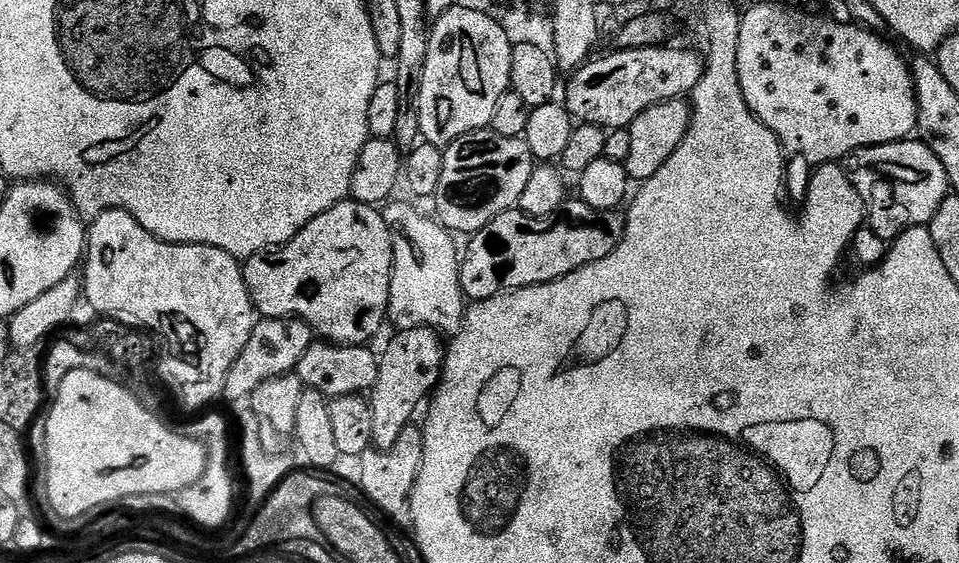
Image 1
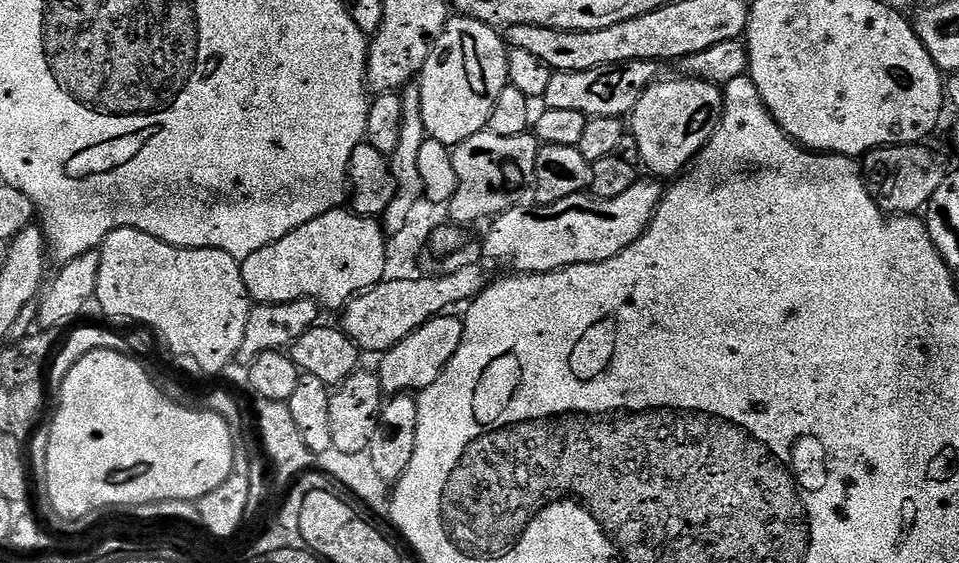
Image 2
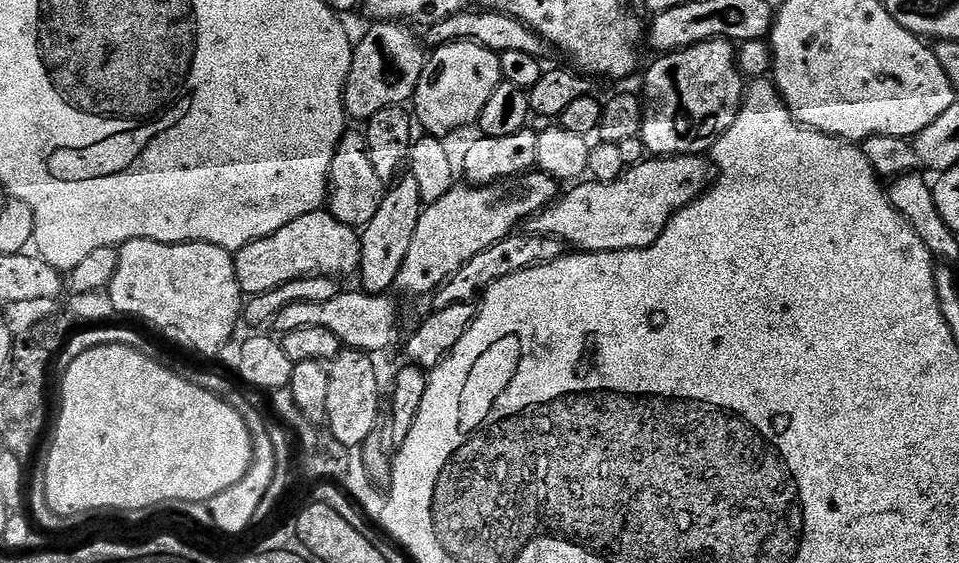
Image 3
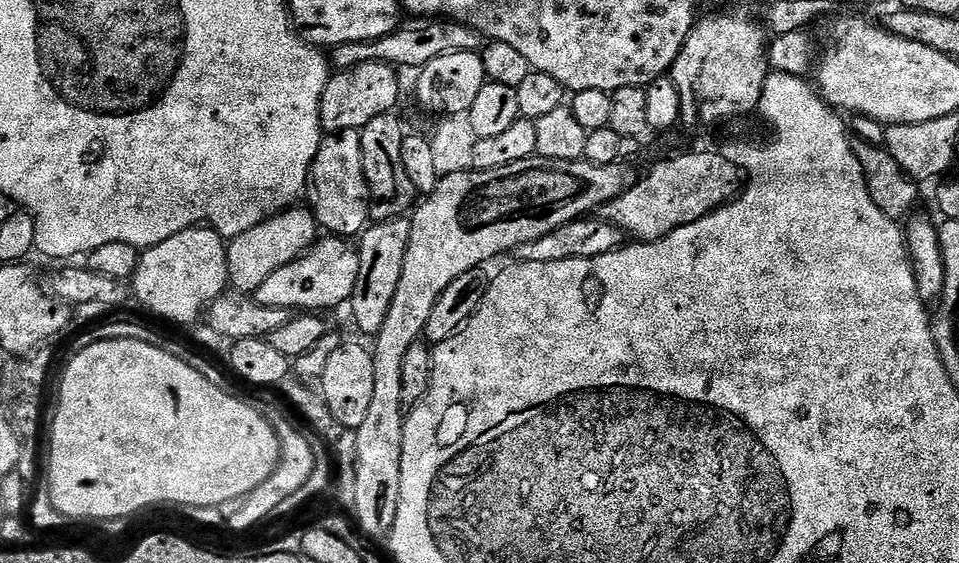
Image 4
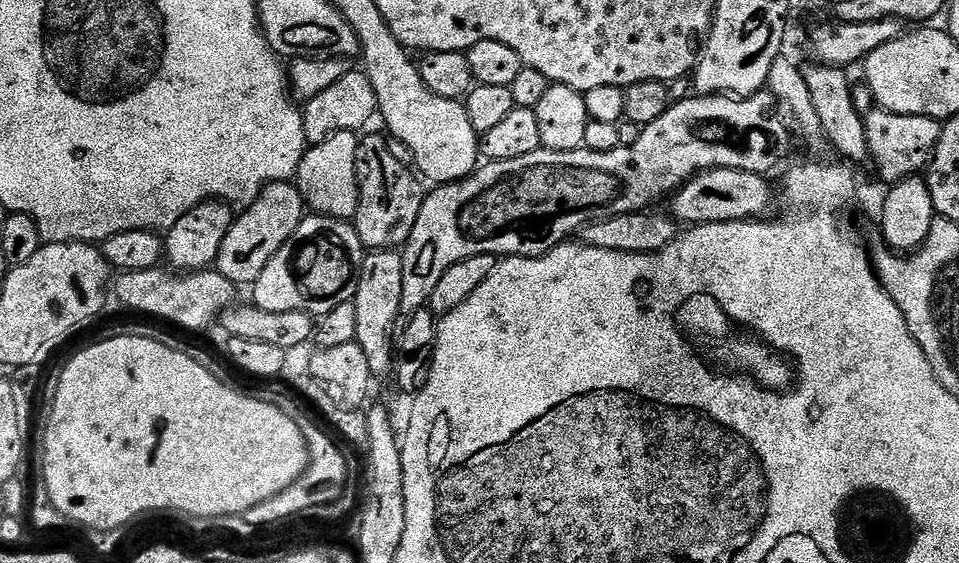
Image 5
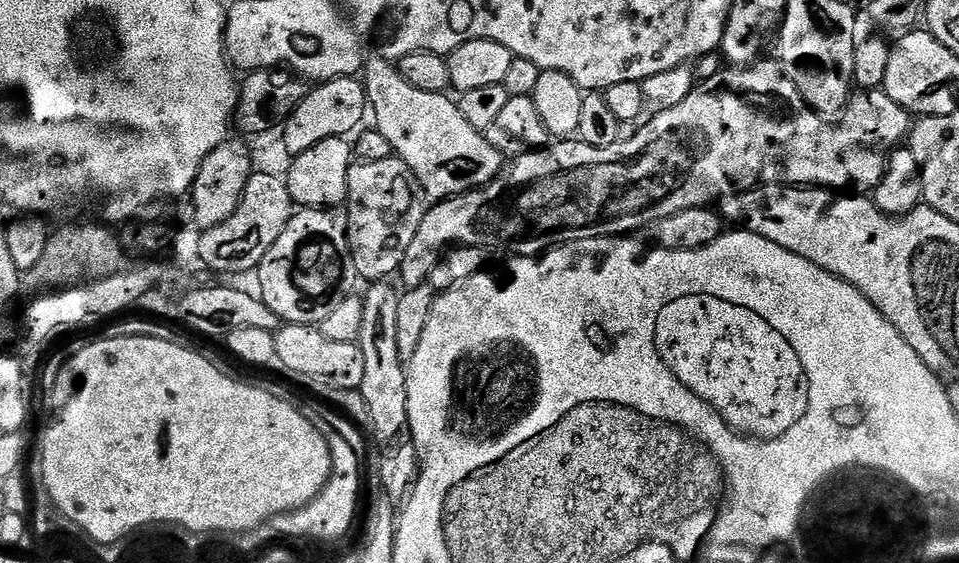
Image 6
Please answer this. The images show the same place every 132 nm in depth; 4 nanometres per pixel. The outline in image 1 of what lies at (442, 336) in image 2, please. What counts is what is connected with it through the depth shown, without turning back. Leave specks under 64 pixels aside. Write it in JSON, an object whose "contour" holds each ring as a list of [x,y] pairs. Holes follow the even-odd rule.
{"contour":[[[415,328],[405,332],[397,331],[388,349],[379,353],[378,382],[370,393],[374,427],[372,448],[388,452],[398,442],[402,430],[413,423],[416,411],[433,395],[442,379],[446,344],[441,333],[434,328]]]}

